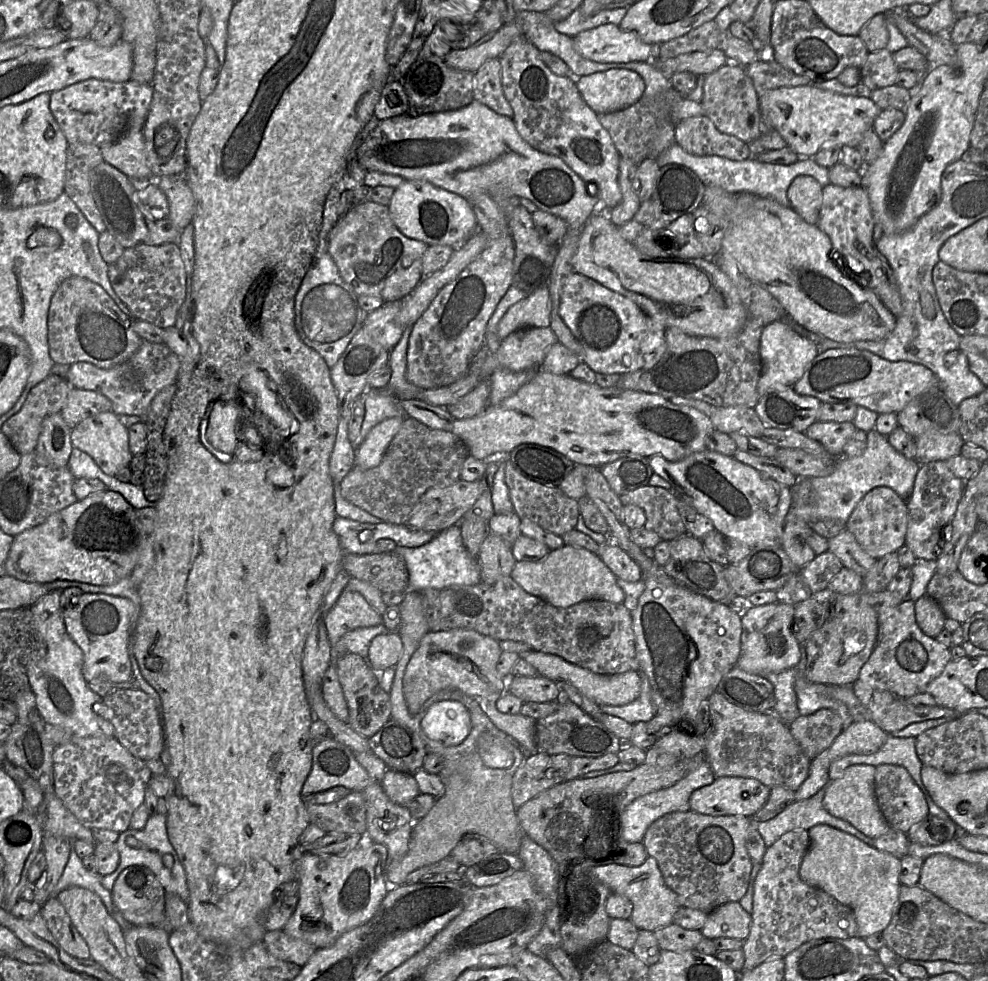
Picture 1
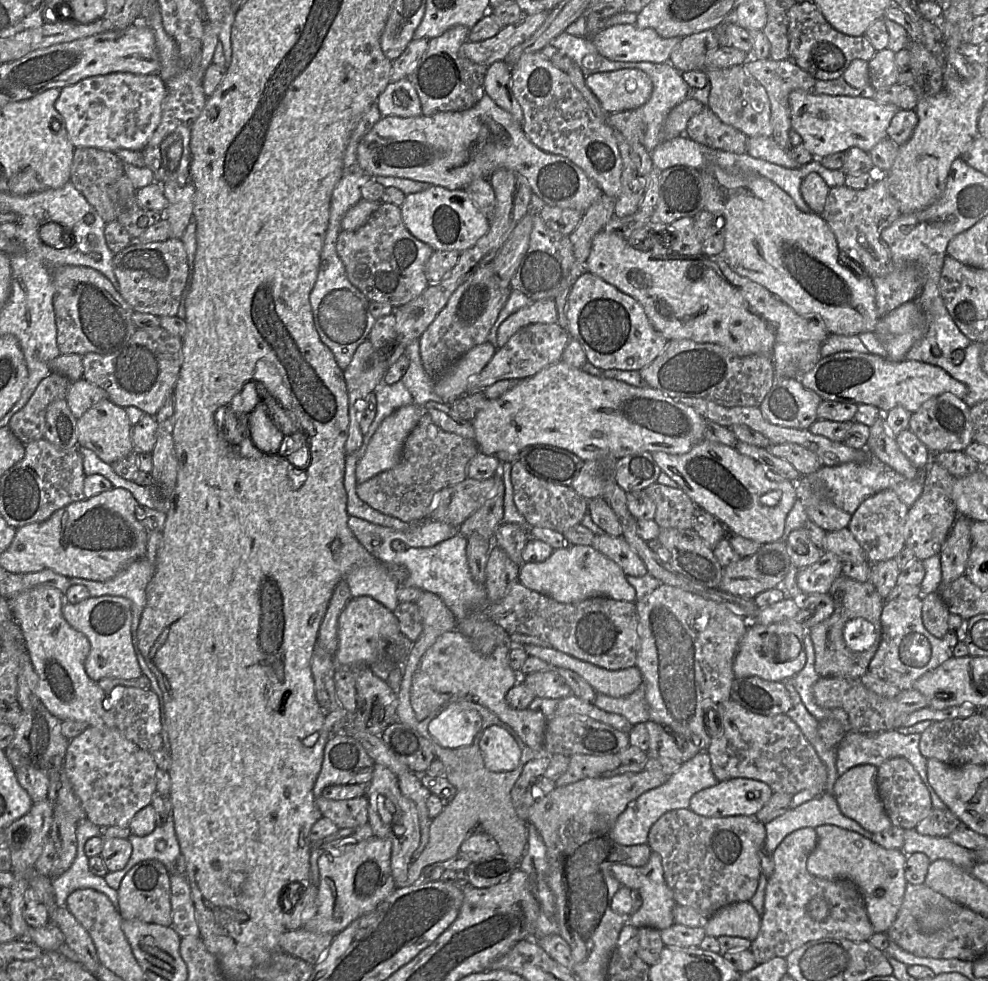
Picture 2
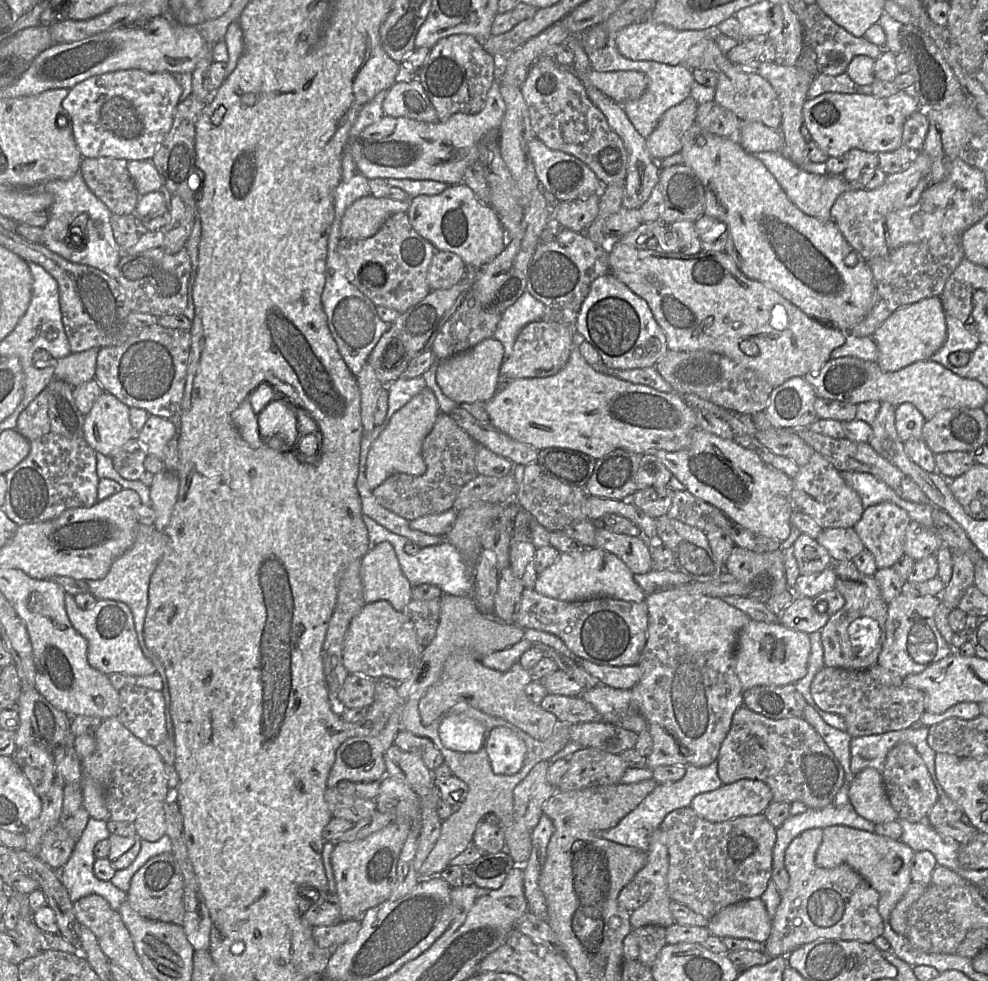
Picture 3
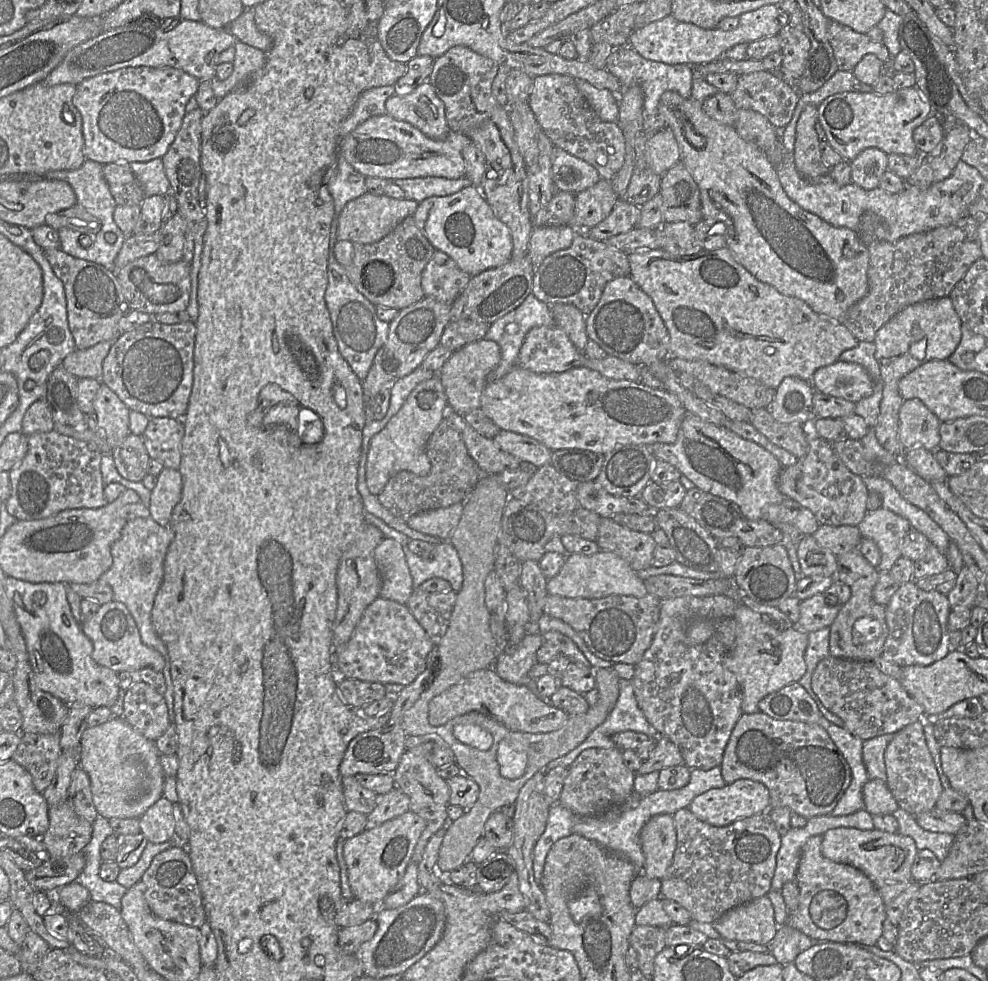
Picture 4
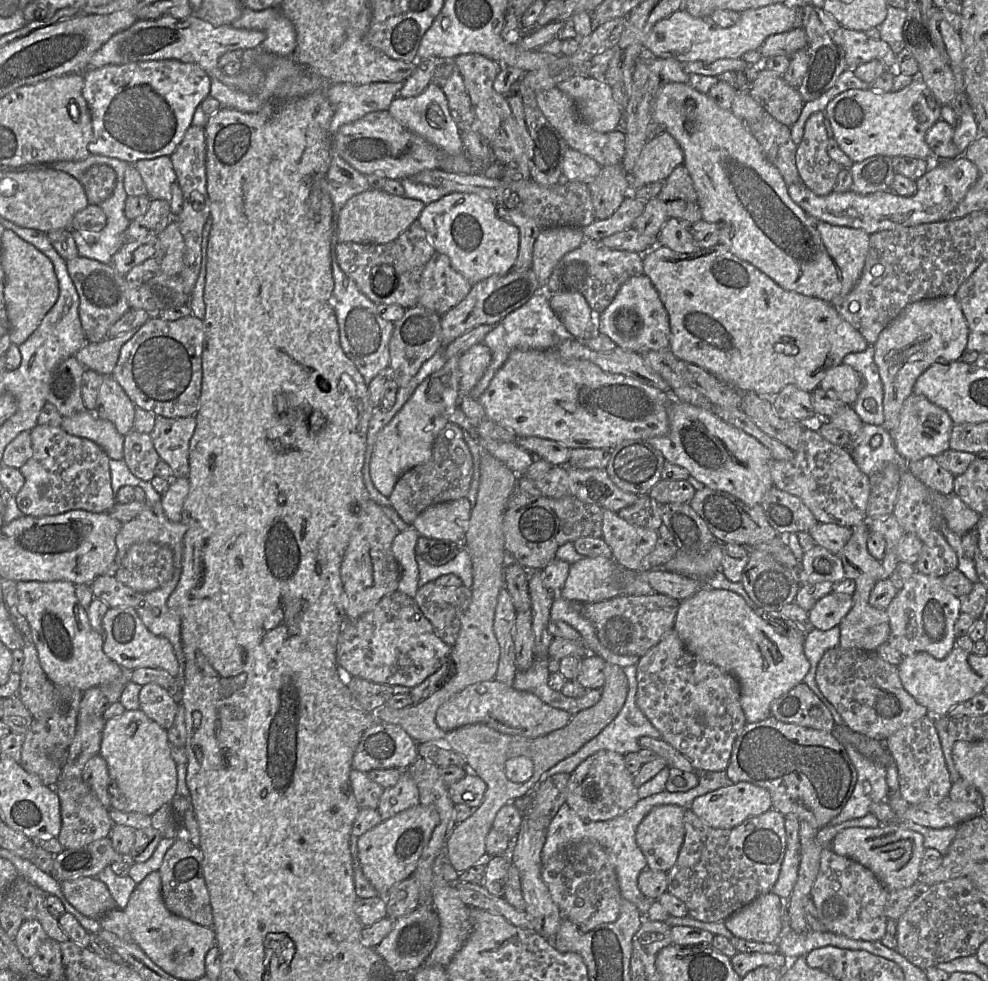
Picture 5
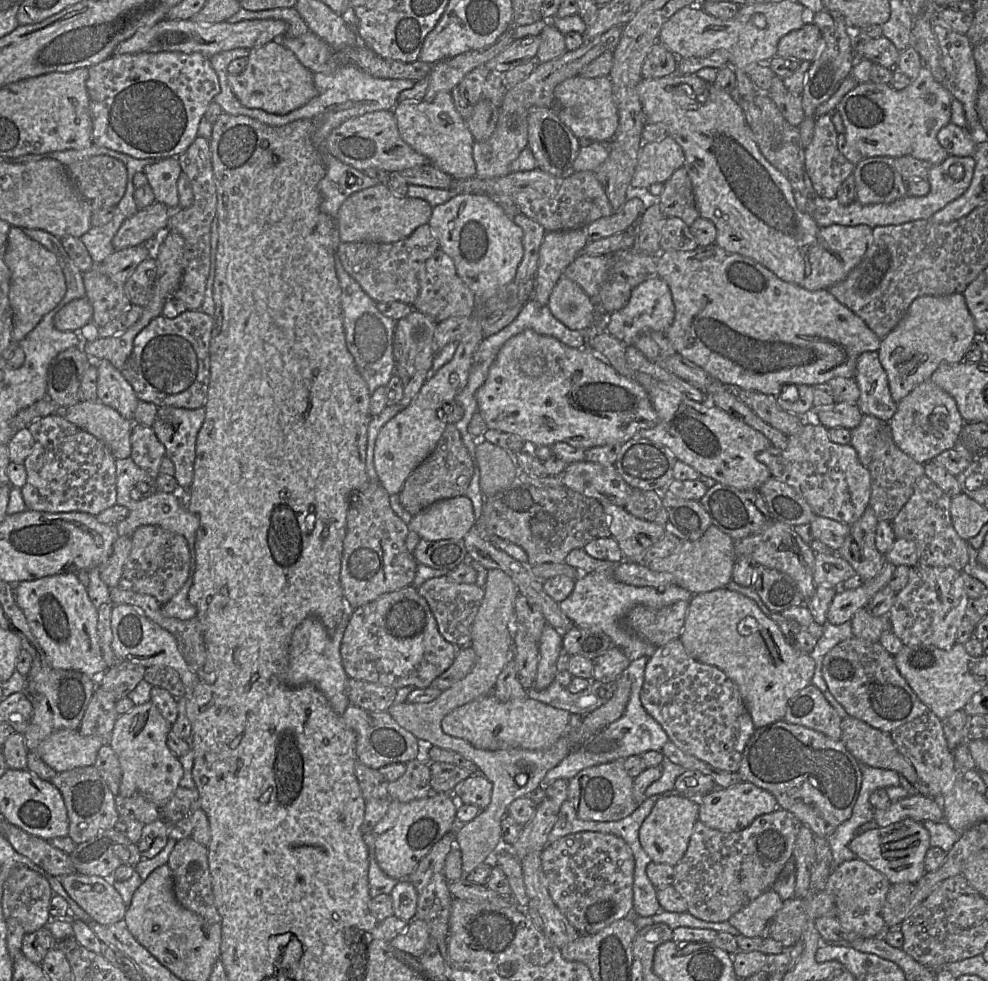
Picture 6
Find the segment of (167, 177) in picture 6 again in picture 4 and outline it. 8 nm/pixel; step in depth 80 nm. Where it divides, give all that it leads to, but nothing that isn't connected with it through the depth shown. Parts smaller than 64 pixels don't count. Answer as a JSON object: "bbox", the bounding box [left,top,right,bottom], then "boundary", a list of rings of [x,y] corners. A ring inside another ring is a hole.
{"bbox":[130,159,171,197],"boundary":[[[162,159],[130,163],[130,168],[140,183],[145,197],[167,196],[171,192]]]}

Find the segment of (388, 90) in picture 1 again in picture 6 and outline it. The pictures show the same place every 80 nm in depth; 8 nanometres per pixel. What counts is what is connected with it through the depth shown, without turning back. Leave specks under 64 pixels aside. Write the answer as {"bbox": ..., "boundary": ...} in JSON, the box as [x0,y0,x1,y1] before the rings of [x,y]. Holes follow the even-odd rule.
{"bbox":[392,92,476,180],"boundary":[[[440,92],[432,100],[401,101],[392,109],[402,139],[427,157],[441,171],[457,180],[476,176],[473,159],[475,140],[466,120],[457,111],[451,93]]]}

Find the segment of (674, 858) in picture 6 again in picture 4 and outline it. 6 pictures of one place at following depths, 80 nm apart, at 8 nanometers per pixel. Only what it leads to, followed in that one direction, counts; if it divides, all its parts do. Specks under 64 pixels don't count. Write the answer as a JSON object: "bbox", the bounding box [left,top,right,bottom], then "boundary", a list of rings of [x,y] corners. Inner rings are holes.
{"bbox":[639,814,677,879],"boundary":[[[659,814],[650,818],[642,827],[639,839],[645,856],[643,875],[662,879],[673,863],[677,847],[673,816]]]}

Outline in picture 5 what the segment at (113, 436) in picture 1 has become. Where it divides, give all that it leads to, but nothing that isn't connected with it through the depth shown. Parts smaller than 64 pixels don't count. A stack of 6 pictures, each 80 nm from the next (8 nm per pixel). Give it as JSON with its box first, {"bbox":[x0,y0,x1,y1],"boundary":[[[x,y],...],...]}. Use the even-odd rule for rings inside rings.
{"bbox":[94,375,135,435],"boundary":[[[103,375],[94,413],[111,421],[122,435],[133,429],[135,405],[112,375]]]}

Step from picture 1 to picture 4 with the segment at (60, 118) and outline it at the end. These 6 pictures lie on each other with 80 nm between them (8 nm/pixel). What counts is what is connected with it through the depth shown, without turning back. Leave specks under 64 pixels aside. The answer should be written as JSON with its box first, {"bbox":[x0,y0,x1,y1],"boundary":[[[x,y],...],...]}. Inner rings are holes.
{"bbox":[73,67,199,165],"boundary":[[[127,67],[85,79],[76,86],[73,96],[73,104],[83,121],[85,158],[102,165],[161,159],[174,142],[187,113],[187,105],[195,97],[199,84],[199,79],[172,67]]]}

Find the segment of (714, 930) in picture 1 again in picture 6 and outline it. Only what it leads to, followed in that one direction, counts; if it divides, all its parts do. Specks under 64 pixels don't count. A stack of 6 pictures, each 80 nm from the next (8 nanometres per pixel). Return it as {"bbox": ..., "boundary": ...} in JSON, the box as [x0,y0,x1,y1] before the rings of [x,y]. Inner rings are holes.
{"bbox":[729,889,784,937],"boundary":[[[773,889],[762,893],[745,908],[734,914],[729,924],[746,937],[769,937],[768,927],[784,900]]]}

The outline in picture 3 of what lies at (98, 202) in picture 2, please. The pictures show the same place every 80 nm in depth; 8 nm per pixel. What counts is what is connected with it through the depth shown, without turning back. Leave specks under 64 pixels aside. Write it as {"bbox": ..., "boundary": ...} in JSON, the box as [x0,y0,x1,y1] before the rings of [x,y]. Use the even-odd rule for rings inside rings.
{"bbox":[79,158,140,215],"boundary":[[[83,158],[79,172],[89,189],[115,215],[136,211],[140,198],[127,170],[126,161],[111,158]]]}

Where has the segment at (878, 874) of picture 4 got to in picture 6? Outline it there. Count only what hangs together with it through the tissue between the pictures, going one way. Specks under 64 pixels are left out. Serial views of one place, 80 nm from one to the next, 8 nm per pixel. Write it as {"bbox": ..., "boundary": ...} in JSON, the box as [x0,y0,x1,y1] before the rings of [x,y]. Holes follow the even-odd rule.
{"bbox":[849,819,930,884],"boundary":[[[905,819],[886,827],[859,832],[849,843],[849,849],[859,860],[881,872],[891,884],[915,884],[925,871],[925,855],[930,846],[928,830],[921,822]]]}

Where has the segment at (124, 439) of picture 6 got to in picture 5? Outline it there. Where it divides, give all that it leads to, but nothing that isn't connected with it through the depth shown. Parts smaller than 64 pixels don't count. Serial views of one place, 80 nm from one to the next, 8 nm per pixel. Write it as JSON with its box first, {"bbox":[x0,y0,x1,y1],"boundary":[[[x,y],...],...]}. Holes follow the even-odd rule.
{"bbox":[60,410,124,459],"boundary":[[[85,410],[72,416],[64,417],[62,418],[60,426],[70,435],[86,438],[95,442],[110,459],[123,459],[124,435],[117,431],[115,425],[111,421],[99,418],[94,412]]]}

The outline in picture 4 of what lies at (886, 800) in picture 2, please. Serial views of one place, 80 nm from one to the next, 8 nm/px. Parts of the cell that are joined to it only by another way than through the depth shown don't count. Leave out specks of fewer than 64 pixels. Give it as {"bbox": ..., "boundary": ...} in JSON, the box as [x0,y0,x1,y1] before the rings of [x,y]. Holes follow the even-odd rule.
{"bbox":[884,719,944,816],"boundary":[[[923,719],[898,731],[887,745],[884,758],[886,767],[885,783],[897,801],[899,808],[913,816],[935,808],[936,802],[944,789],[926,743]]]}

